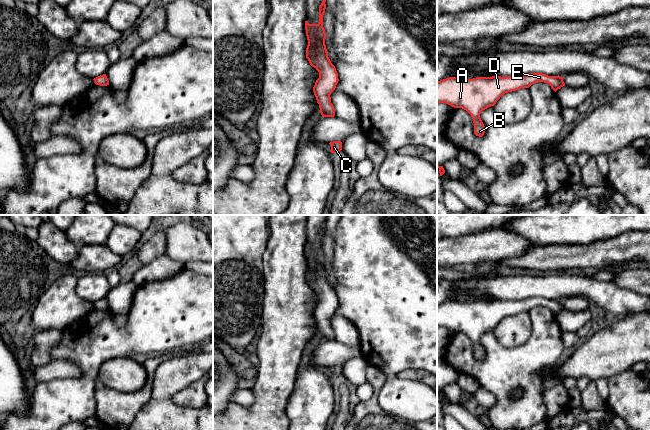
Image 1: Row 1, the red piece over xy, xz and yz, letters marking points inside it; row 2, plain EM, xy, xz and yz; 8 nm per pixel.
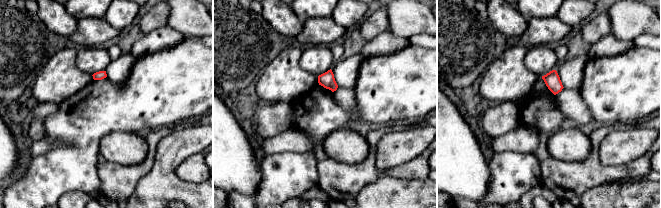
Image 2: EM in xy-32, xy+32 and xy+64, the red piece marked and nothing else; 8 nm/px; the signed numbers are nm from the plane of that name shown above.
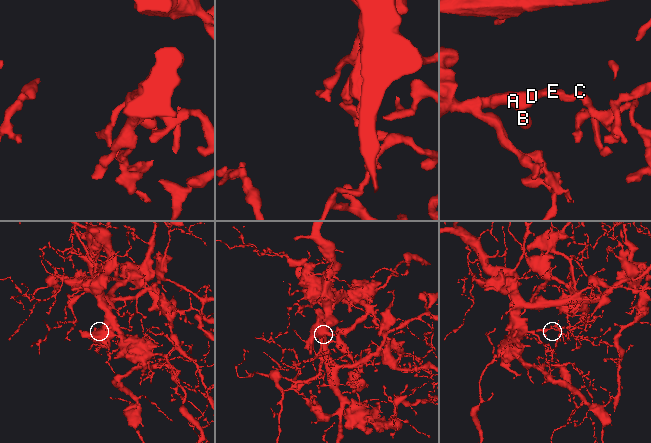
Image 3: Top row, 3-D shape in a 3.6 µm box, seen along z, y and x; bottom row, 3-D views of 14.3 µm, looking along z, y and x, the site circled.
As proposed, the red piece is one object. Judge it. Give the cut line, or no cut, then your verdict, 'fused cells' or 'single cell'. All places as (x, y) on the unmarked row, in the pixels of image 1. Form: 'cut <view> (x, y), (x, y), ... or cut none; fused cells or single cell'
cut none; single cell

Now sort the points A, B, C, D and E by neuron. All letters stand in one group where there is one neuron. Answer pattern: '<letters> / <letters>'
A B C D E

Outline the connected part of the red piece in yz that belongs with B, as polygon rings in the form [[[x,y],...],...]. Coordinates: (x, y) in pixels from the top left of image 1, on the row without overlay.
[[[529,297],[524,300],[492,300],[461,303],[449,301],[437,305],[437,327],[445,327],[454,332],[466,334],[474,347],[474,358],[482,361],[485,350],[480,338],[508,316],[529,312],[532,308],[544,306],[556,316],[565,310],[563,301],[548,300],[543,297]]]

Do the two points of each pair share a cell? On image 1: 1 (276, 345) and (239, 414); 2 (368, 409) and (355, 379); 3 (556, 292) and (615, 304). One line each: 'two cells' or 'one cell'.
1: one cell
2: two cells
3: one cell

